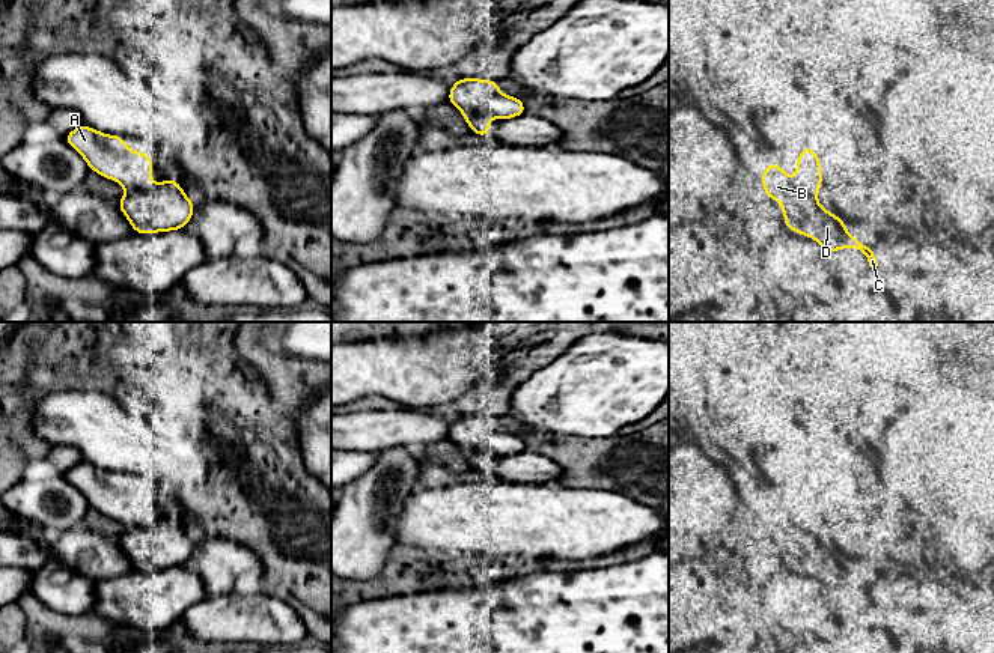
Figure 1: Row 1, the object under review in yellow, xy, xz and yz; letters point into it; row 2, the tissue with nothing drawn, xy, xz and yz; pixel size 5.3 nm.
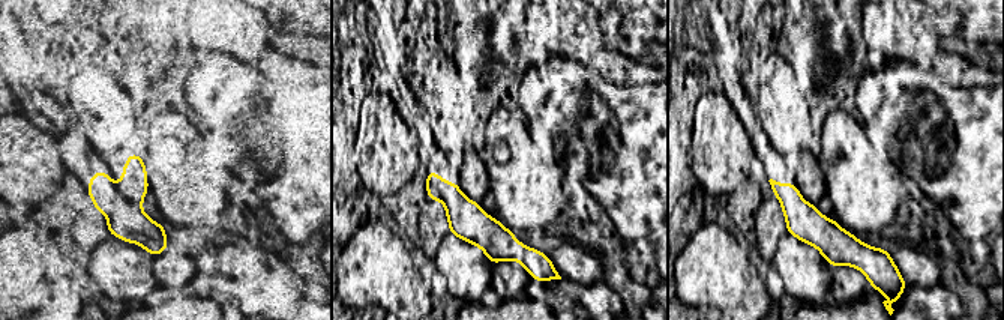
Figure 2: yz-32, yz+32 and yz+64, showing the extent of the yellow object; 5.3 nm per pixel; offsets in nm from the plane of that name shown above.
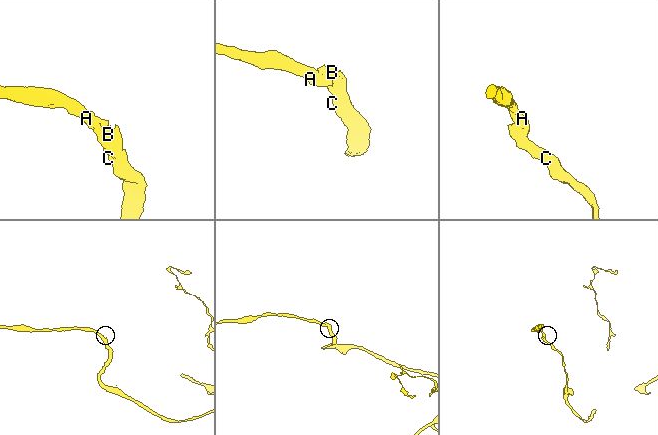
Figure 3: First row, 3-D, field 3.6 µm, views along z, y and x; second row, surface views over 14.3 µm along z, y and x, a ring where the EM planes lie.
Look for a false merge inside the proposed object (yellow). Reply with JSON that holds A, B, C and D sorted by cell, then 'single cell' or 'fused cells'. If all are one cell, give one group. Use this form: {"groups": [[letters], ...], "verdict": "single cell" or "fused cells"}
{"groups": [["A"], ["B", "C", "D"]], "verdict": "fused cells"}

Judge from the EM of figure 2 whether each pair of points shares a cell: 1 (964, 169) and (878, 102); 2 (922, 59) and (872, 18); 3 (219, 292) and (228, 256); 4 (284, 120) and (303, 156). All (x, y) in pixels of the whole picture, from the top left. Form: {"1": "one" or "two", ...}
{"1": "one", "2": "one", "3": "two", "4": "one"}

